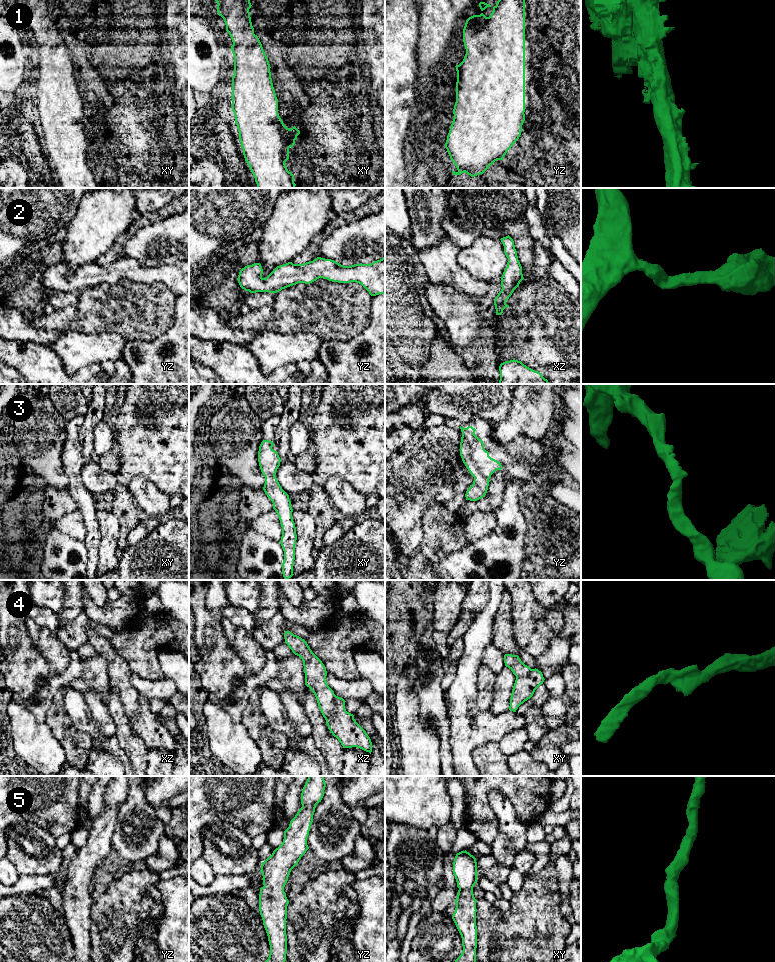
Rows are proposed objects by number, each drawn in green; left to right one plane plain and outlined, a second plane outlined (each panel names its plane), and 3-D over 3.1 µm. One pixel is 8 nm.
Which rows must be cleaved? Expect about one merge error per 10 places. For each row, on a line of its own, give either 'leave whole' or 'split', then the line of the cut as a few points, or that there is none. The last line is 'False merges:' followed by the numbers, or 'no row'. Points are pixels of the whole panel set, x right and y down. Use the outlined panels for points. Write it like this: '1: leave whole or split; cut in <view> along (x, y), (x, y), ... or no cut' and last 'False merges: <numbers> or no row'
1: leave whole; no cut
2: leave whole; no cut
3: leave whole; no cut
4: split; cut in xz along (335, 695), (334, 711), (325, 719)
5: leave whole; no cut
False merges: 4

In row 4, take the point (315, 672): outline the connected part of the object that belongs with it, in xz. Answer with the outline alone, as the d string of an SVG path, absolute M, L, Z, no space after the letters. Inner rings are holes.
M290 631L284 633L285 643L303 661L305 685L314 693L319 709L325 718L334 712L334 691L326 681L327 671L322 661L312 652L307 642Z

